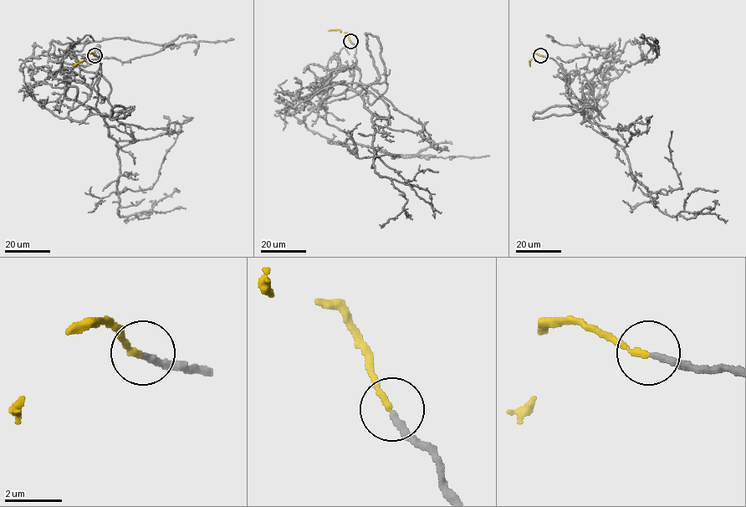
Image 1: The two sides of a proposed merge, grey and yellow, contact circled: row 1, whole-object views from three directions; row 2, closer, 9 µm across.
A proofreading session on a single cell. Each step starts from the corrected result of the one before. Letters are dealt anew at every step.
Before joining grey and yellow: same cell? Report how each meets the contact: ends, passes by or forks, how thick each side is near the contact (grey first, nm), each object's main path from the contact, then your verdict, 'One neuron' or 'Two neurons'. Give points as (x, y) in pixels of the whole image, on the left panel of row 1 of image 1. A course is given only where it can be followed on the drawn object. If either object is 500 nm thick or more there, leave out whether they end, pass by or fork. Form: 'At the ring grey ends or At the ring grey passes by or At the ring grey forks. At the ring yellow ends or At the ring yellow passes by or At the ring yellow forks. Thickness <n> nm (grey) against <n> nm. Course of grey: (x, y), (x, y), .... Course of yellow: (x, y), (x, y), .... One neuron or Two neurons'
At the ring grey ends. At the ring yellow ends. Thickness 240 nm (grey) against 220 nm. Course of grey: (95, 55), (100, 66), (95, 109), (65, 95), (74, 67), (100, 58), (128, 62), (187, 42), (233, 38). Course of yellow: (94, 55), (89, 53), (84, 59), (73, 66). One neuron

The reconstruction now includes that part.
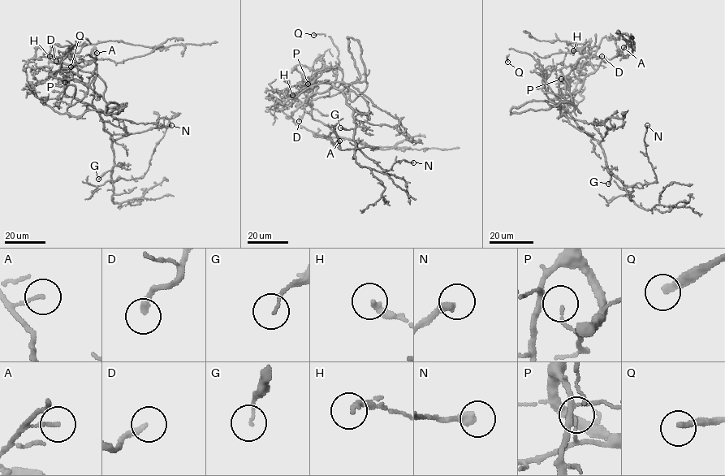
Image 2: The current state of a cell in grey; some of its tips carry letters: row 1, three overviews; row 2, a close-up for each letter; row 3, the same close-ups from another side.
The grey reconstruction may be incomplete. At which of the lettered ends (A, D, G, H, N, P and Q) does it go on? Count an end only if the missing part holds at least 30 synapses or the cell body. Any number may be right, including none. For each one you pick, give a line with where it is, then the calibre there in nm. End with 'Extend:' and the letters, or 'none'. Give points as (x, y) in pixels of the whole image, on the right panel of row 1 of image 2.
D: at (602, 56); 240 nm thick
Q: at (507, 62); 280 nm thick
Extend: D, Q

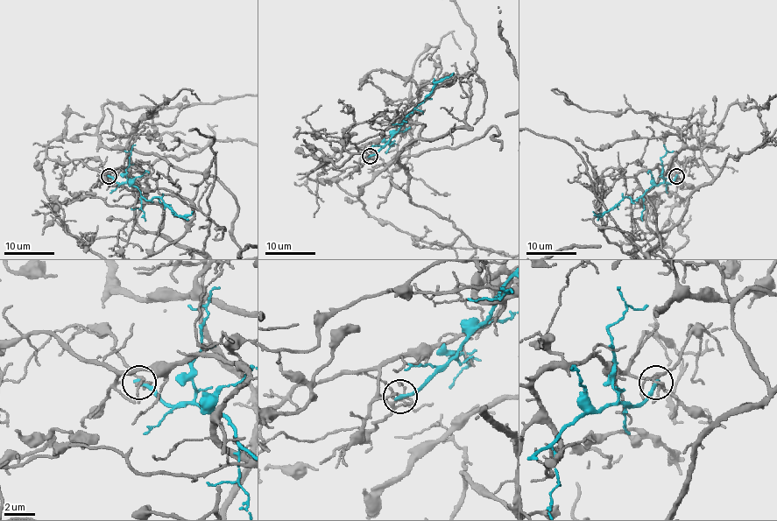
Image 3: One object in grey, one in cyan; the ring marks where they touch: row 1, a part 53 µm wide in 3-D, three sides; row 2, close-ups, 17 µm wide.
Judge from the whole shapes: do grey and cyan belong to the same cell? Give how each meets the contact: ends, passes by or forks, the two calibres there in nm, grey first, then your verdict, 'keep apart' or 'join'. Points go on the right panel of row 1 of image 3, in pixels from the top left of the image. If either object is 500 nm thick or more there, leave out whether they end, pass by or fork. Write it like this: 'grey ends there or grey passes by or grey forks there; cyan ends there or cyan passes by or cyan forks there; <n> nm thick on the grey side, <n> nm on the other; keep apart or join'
grey forks there; cyan ends there; 130 nm thick on the grey side, 280 nm on the other; keep apart

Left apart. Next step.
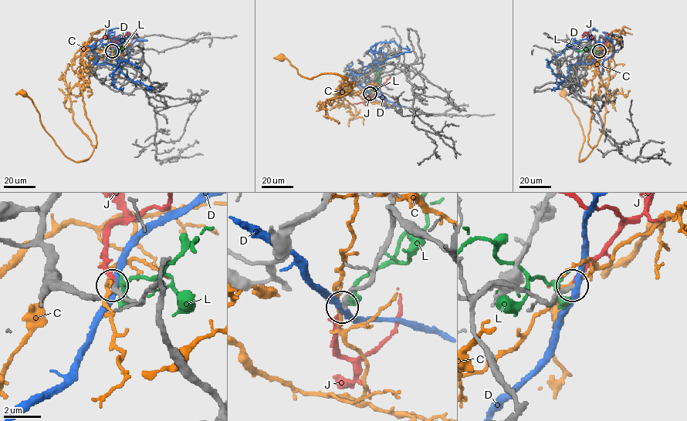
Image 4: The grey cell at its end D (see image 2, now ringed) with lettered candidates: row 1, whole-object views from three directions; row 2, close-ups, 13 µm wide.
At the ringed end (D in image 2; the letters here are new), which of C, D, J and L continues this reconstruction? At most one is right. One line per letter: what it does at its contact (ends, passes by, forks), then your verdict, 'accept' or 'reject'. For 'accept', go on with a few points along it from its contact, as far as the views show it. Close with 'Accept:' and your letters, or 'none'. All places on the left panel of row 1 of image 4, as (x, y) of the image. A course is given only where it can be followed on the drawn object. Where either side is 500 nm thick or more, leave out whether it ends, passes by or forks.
C: it passes by; reject
D: it passes by; reject
J: it ends there; accept; it runs (112, 51), (112, 46), (128, 33), (133, 37)
L: it passes by; reject
Accept: J

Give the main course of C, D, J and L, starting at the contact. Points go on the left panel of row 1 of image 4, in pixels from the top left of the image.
C: (112, 51), (113, 45), (96, 54), (69, 94), (73, 122), (93, 146), (86, 160), (67, 158), (24, 93)
D: (112, 51), (120, 38), (117, 44), (119, 62), (112, 79), (114, 85), (122, 90)
J: (112, 51), (112, 46), (128, 33), (133, 37)
L: (113, 52), (119, 46), (122, 48), (120, 51), (123, 52)

